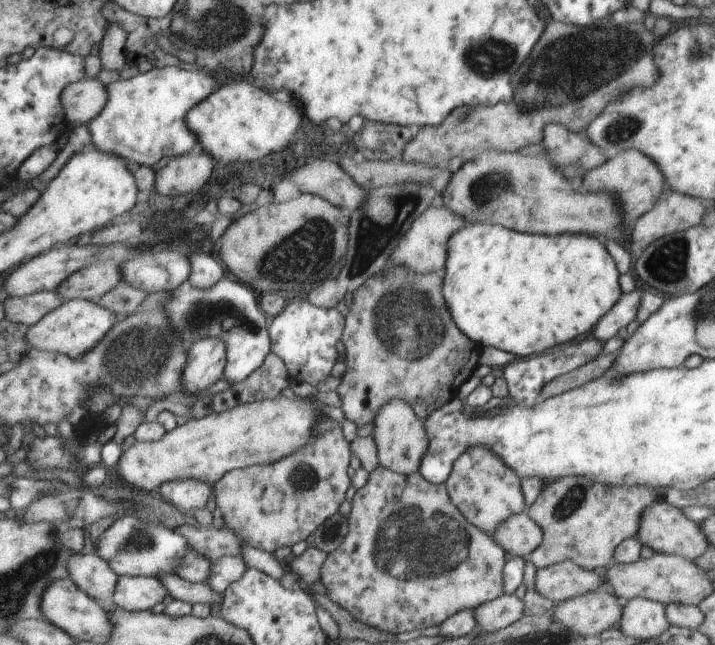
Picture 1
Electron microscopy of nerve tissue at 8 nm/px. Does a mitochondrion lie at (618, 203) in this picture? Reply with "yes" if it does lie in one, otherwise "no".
no

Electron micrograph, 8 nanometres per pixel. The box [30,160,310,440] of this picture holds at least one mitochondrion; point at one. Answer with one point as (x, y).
(137, 356)

